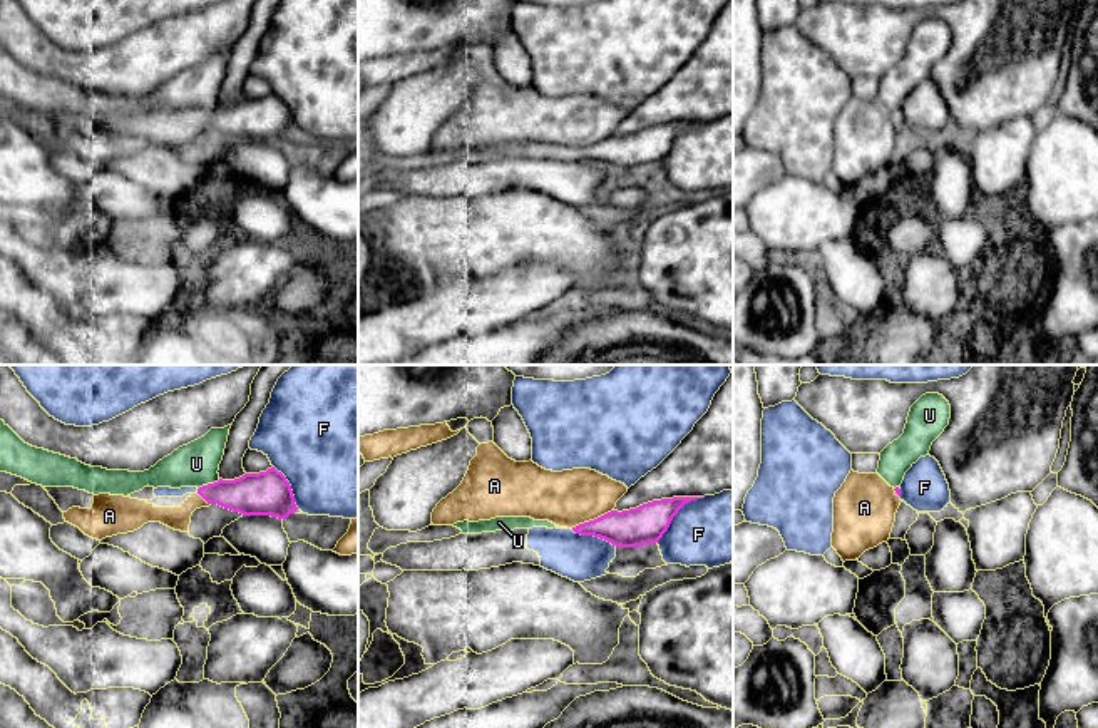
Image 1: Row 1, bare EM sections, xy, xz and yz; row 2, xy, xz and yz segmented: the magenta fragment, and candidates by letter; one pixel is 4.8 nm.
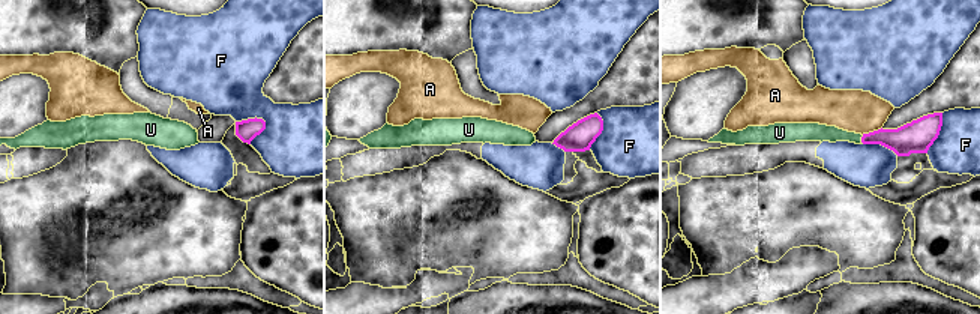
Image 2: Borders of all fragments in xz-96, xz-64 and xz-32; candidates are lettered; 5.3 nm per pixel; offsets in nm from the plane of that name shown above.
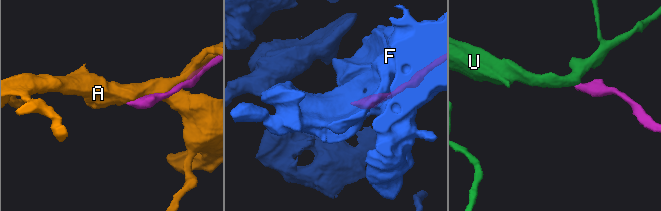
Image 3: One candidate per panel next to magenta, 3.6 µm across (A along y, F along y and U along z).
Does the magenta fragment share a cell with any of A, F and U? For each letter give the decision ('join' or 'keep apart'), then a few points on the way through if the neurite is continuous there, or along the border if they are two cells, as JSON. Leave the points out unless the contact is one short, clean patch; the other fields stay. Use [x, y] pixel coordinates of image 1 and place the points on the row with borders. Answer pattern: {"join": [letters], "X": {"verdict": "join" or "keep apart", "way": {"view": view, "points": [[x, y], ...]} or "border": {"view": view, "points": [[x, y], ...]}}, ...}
{"join": [], "A": {"verdict": "keep apart"}, "F": {"verdict": "keep apart"}, "U": {"verdict": "keep apart", "border": {"view": "xy", "points": [[220, 479], [198, 489]]}}}

